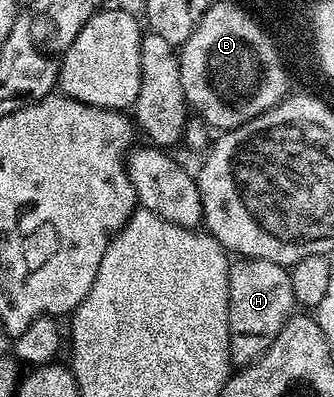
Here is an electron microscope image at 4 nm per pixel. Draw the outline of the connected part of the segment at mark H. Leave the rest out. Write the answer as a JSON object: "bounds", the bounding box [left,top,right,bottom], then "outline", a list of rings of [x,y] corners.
{"bounds":[229,257,294,368],"outline":[[[238,257],[229,264],[229,360],[234,367],[244,368],[269,351],[269,345],[294,313],[289,271],[284,266],[262,258]]]}

